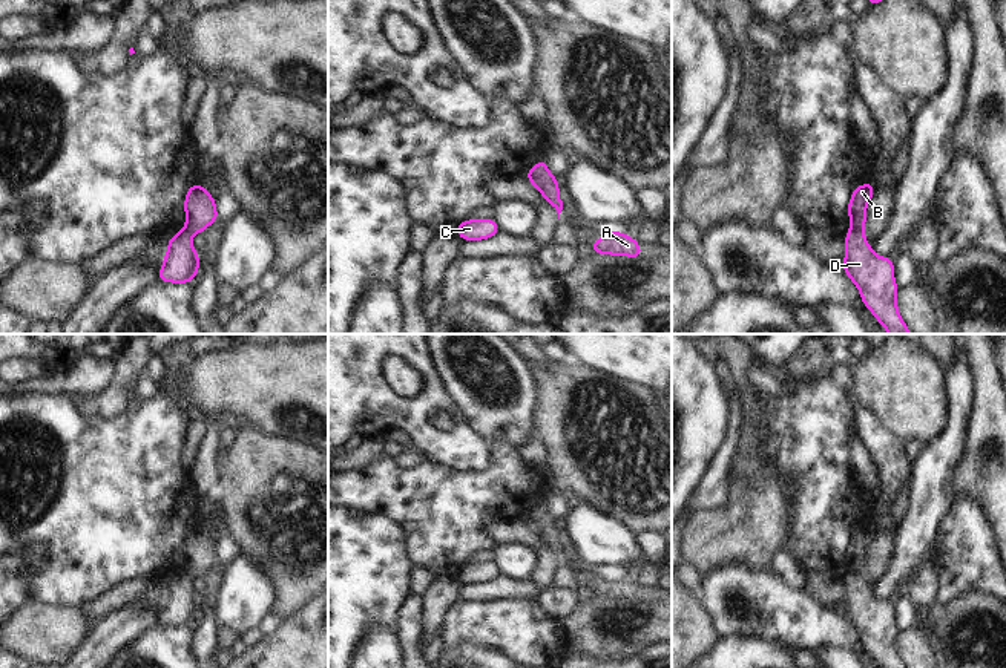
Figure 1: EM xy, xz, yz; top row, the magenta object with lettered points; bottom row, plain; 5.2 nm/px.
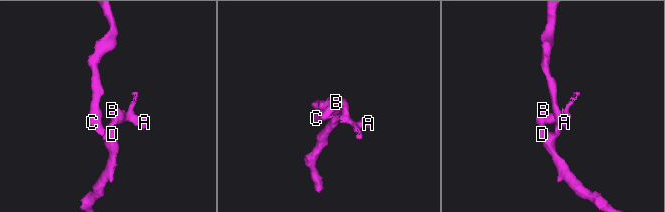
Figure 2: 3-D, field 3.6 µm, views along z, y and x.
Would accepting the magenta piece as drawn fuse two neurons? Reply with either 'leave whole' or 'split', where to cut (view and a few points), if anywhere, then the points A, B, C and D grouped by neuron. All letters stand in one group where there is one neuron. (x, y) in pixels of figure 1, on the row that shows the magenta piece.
split; cut yz (850, 229), (858, 229), (864, 233); groups A B / C D

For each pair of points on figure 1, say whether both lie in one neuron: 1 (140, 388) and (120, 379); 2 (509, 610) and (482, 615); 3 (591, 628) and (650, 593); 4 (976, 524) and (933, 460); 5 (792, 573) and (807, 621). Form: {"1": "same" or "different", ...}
{"1": "different", "2": "same", "3": "different", "4": "different", "5": "different"}

